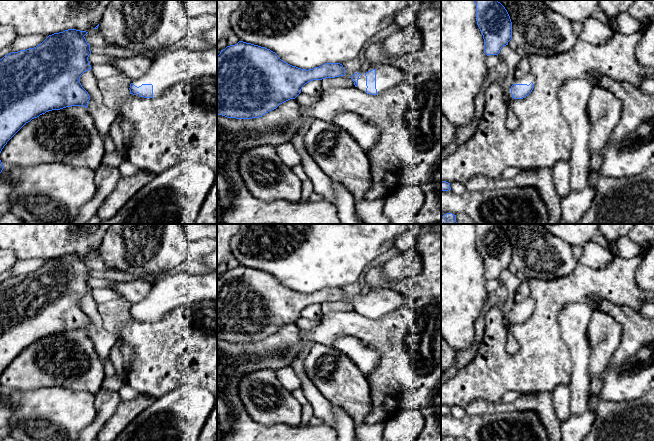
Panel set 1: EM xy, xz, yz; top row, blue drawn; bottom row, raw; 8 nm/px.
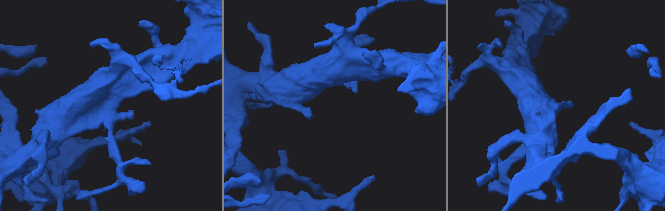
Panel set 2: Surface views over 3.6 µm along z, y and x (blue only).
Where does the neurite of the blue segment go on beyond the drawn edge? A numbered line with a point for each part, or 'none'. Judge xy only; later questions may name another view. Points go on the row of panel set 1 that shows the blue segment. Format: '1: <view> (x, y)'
1: xy (182, 64)

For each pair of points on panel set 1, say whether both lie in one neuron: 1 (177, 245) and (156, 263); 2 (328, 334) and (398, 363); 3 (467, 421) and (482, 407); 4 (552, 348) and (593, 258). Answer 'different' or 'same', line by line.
1: same
2: same
3: different
4: different

